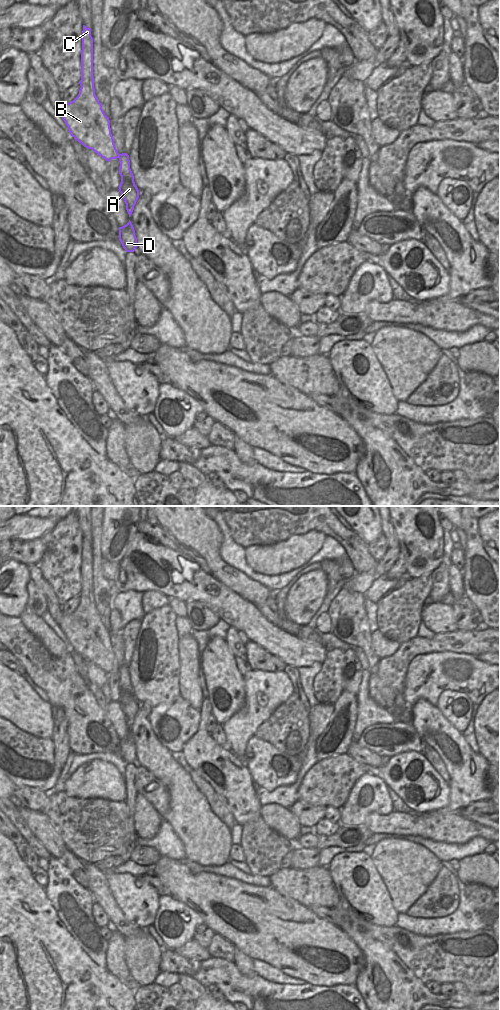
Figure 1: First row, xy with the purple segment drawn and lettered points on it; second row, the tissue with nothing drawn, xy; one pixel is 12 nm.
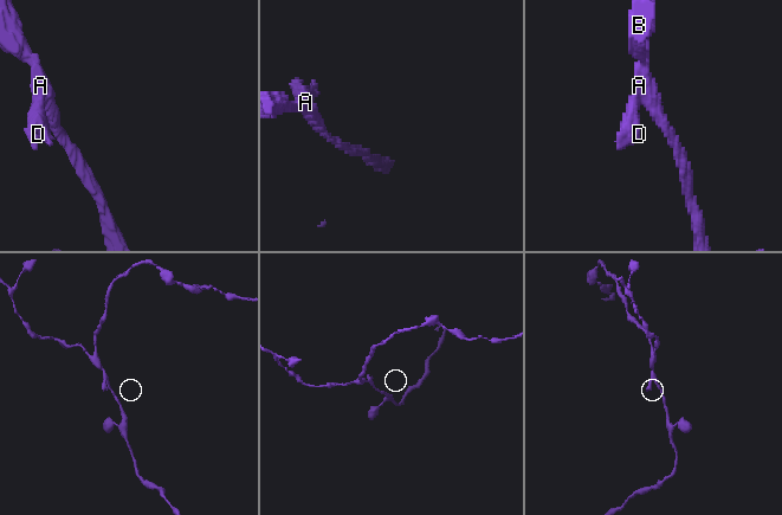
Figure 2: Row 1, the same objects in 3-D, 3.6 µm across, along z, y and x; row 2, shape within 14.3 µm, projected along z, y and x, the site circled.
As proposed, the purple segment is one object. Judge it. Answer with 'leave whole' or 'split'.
split

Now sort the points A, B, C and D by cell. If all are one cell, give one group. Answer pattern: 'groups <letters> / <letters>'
groups A D / B C

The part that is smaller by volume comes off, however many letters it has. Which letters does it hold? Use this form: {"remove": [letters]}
{"remove": ["A", "D"]}

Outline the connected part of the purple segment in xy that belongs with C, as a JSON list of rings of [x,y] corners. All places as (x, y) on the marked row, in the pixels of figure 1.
[[[83,25],[82,31],[82,50],[81,50],[81,80],[79,82],[81,88],[78,96],[69,103],[63,103],[60,116],[64,120],[69,129],[70,135],[81,143],[84,147],[92,149],[106,161],[120,158],[114,139],[111,134],[110,120],[102,109],[102,104],[95,95],[94,78],[93,78],[93,38],[91,36],[91,28]]]

